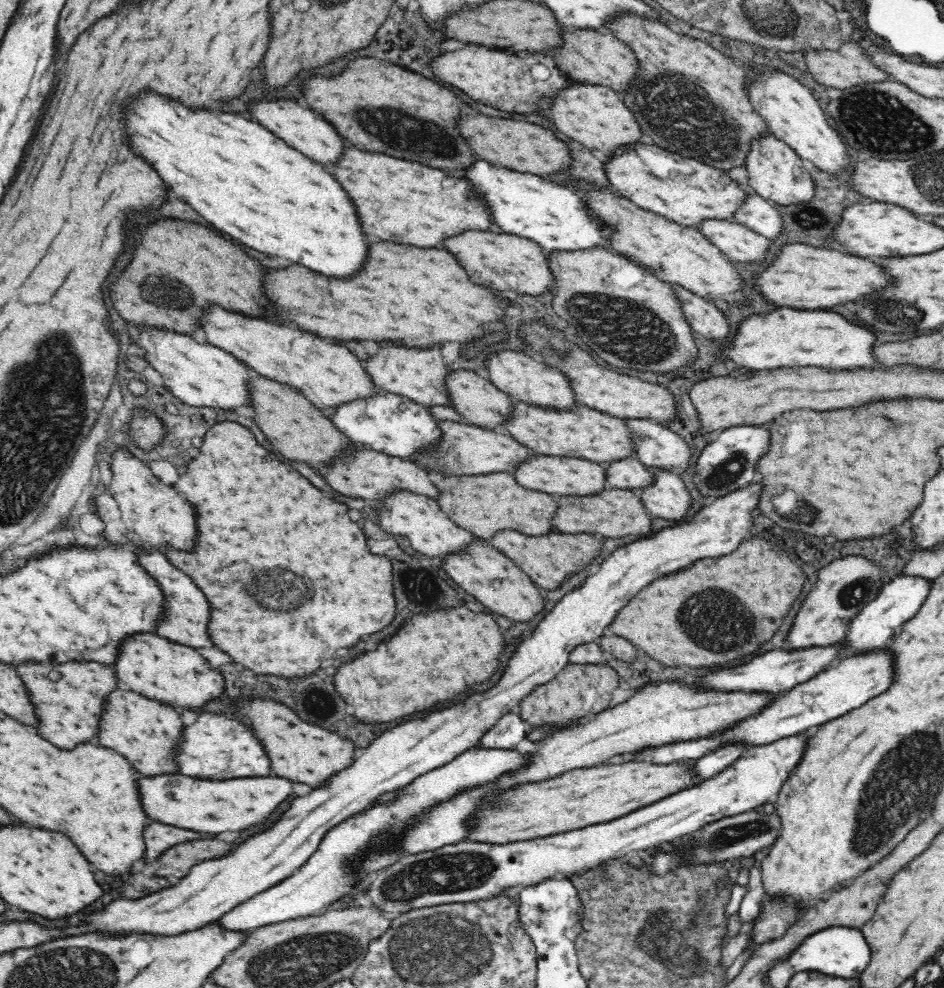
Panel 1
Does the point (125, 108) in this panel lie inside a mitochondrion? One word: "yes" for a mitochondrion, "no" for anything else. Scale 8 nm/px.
no

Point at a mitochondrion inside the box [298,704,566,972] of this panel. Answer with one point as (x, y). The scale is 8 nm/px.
(446, 874)

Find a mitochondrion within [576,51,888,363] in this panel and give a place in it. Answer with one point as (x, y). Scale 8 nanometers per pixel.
(679, 113)

